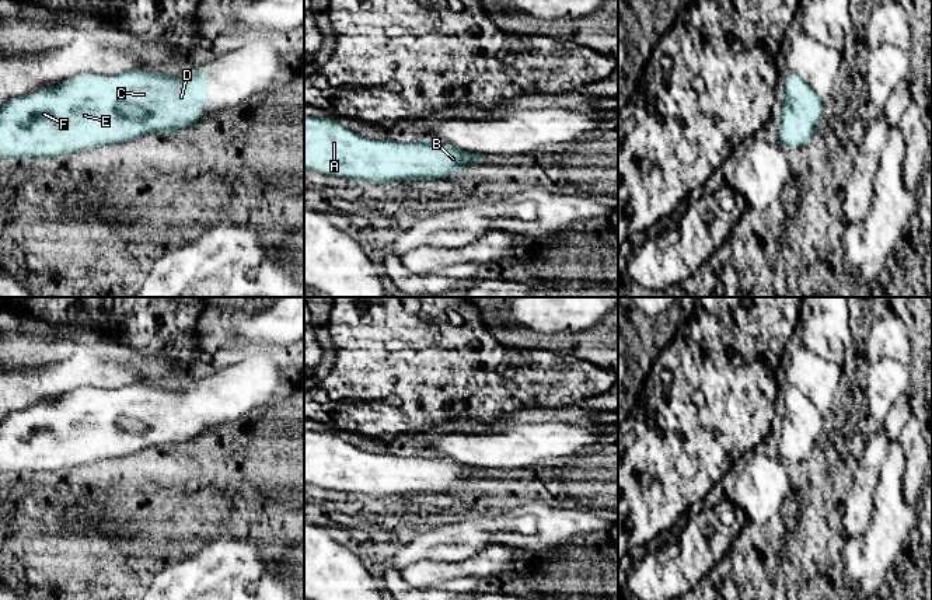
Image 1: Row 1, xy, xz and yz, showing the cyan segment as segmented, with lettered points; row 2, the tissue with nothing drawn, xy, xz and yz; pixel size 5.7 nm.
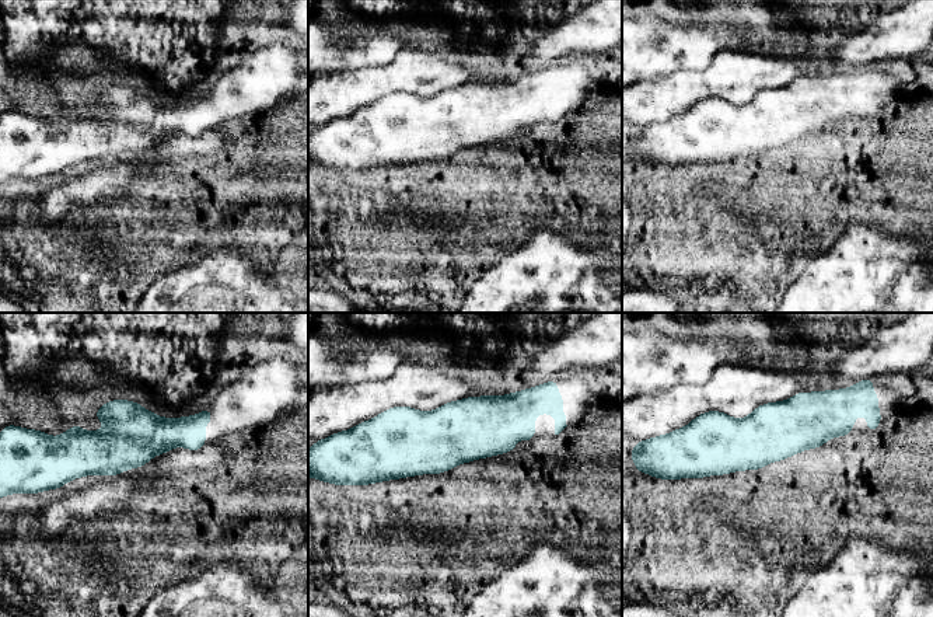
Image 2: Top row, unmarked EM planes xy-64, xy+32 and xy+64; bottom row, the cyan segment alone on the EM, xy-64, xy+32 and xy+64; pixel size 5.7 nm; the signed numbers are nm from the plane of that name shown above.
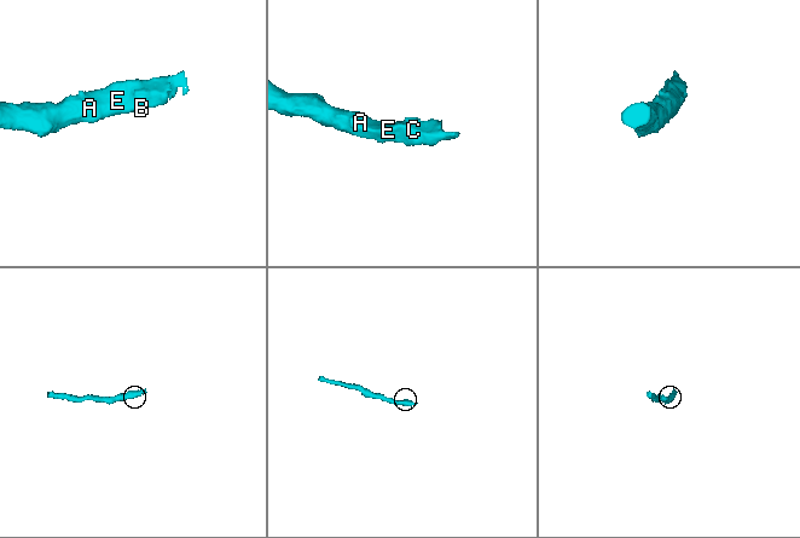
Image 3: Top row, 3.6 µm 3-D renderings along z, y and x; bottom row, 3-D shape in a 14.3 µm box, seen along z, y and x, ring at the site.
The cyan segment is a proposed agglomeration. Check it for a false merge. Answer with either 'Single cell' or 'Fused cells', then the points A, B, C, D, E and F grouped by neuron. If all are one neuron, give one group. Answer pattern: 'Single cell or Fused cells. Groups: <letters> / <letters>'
Single cell. Groups: A B C D E F

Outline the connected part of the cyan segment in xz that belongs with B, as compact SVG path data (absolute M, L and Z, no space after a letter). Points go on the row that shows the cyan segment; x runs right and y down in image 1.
M304 115L304 168L318 174L343 179L364 179L385 184L399 179L444 179L475 160L488 161L482 154L472 153L468 156L465 151L446 142L433 142L427 139L413 143L373 140L346 129L335 119Z

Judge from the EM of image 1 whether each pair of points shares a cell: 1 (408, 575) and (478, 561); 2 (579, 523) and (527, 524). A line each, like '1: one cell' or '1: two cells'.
1: one cell
2: two cells

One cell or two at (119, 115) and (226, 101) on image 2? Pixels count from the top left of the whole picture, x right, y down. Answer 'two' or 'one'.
one

